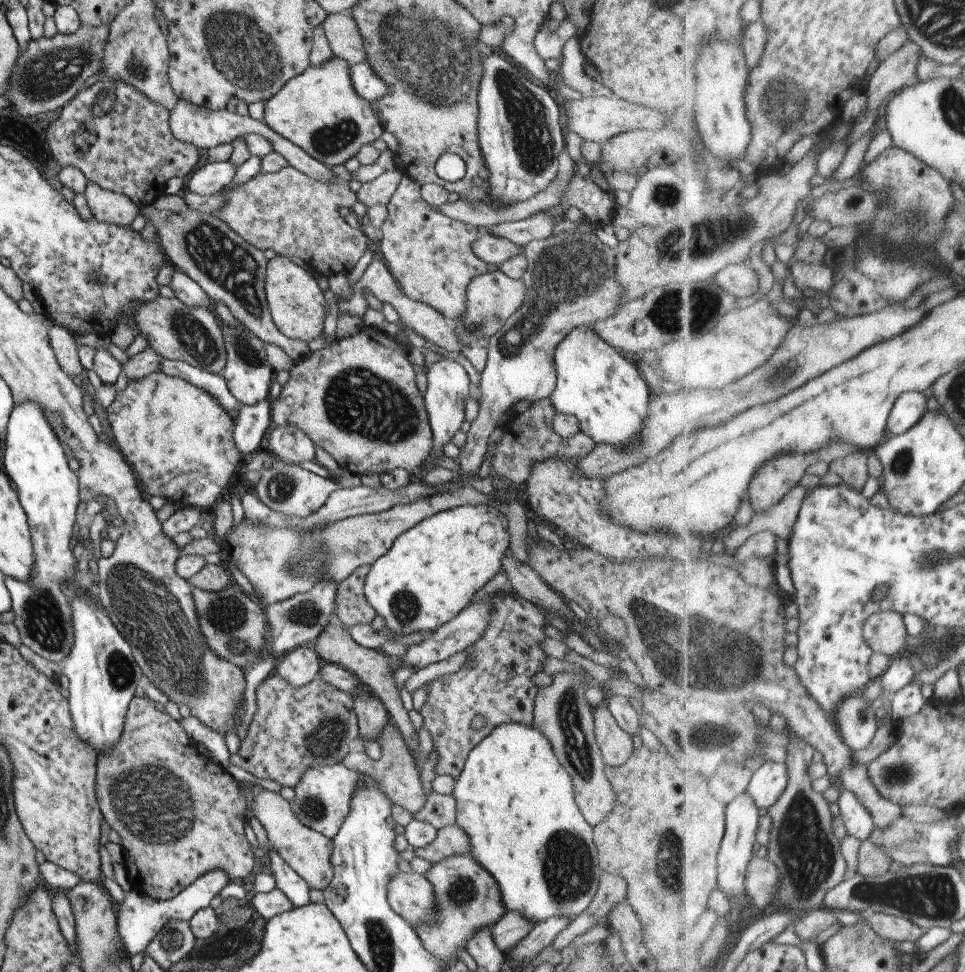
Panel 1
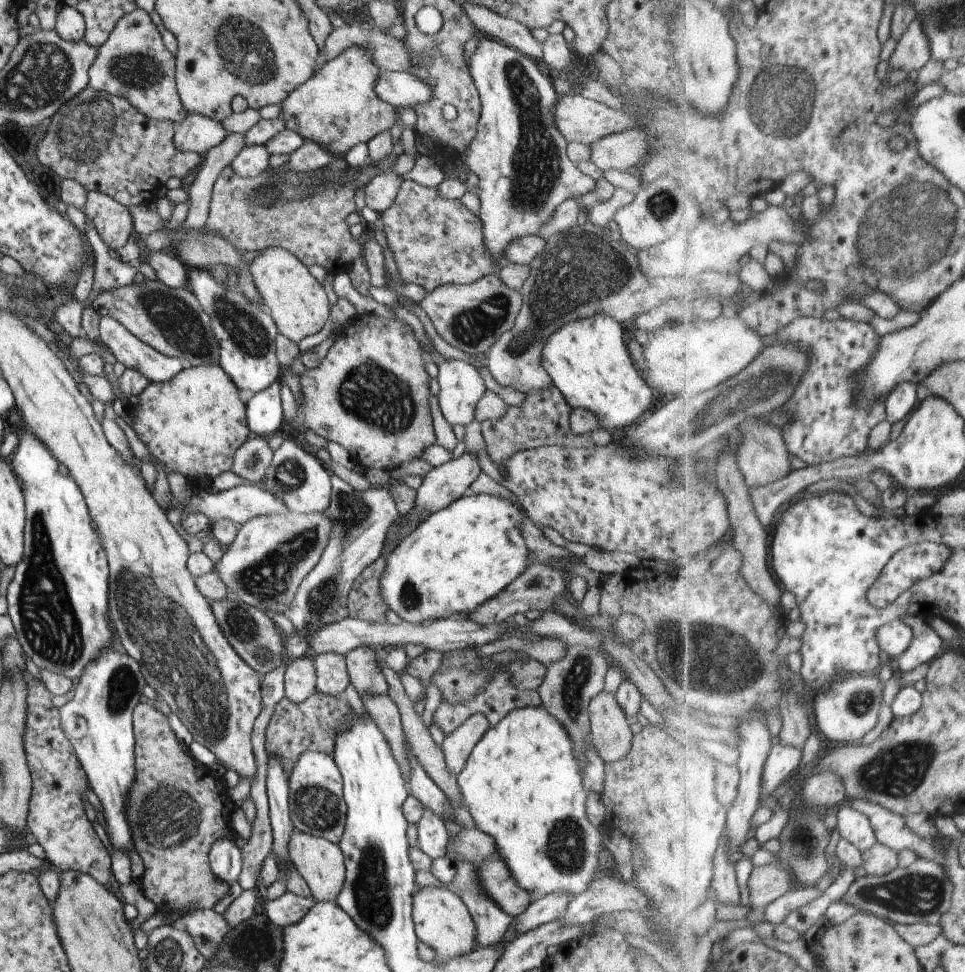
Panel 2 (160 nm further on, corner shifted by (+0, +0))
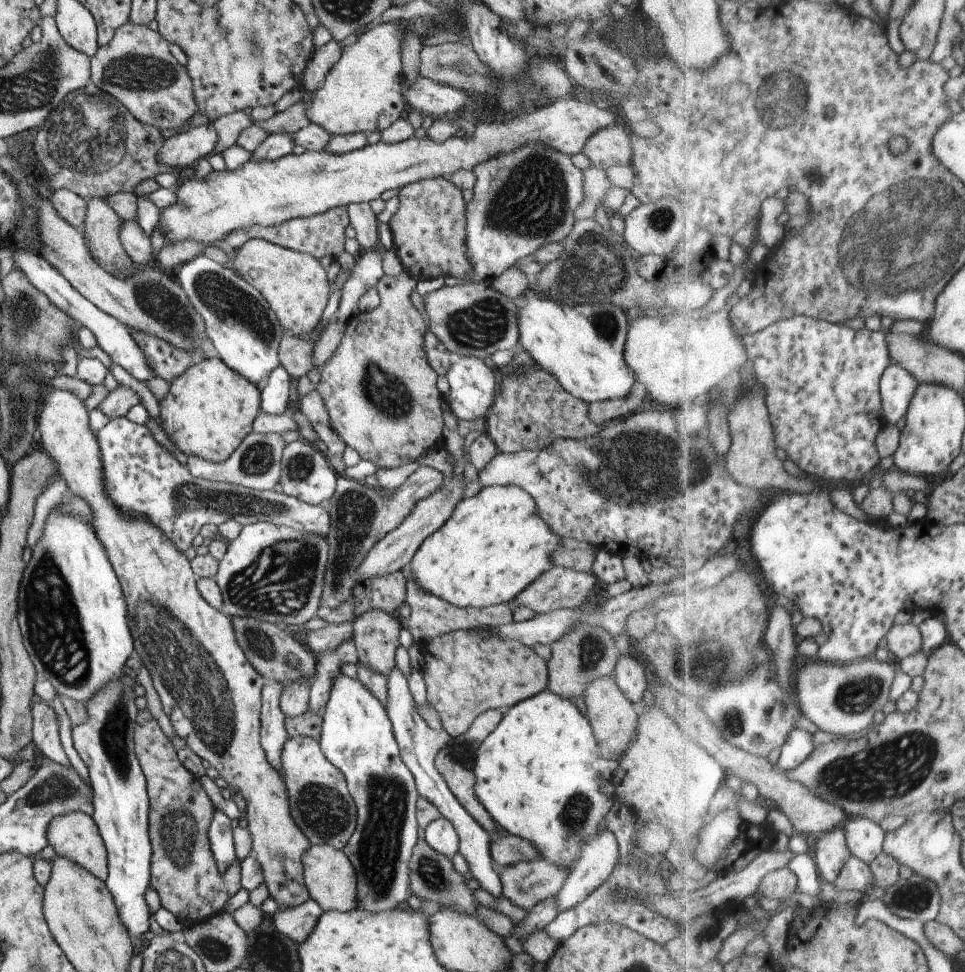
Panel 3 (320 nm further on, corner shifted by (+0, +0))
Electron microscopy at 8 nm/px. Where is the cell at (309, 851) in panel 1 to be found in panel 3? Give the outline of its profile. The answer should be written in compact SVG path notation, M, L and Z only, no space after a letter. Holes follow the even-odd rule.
M310 845L301 857L302 875L308 895L324 911L336 910L340 913L358 908L355 873L349 859L341 850L329 845Z

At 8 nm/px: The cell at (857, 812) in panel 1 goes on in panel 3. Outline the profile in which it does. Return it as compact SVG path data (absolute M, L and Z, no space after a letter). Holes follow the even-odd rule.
M850 817L845 823L849 848L853 856L870 865L884 851L886 832L869 817Z

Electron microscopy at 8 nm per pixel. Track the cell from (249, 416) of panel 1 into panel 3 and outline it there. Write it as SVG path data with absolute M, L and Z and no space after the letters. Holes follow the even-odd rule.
M277 365L268 374L260 387L260 412L267 414L286 412L290 379L287 371L281 365Z

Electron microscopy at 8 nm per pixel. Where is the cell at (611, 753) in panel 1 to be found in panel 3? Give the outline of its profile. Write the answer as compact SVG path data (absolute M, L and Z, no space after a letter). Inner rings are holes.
M613 674L601 679L590 680L582 692L582 699L601 758L616 760L619 753L628 747L630 738L636 729L636 705L622 695L615 684Z

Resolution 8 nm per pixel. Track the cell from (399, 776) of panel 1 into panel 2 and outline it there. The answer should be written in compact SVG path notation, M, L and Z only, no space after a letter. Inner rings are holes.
M363 693L362 704L366 713L374 720L379 730L383 733L390 751L397 761L401 776L404 781L408 779L408 758L404 749L404 732L400 723L400 714L397 705L385 693Z

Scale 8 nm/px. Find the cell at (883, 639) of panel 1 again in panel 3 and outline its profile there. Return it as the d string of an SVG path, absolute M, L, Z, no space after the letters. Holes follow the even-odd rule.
M911 622L895 625L886 636L887 648L893 659L902 659L917 654L924 646L924 638L919 626Z

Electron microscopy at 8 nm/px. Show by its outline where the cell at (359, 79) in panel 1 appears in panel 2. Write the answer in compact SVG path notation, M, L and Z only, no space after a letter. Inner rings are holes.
M380 70L373 90L396 110L424 105L432 99L432 88L409 72Z

